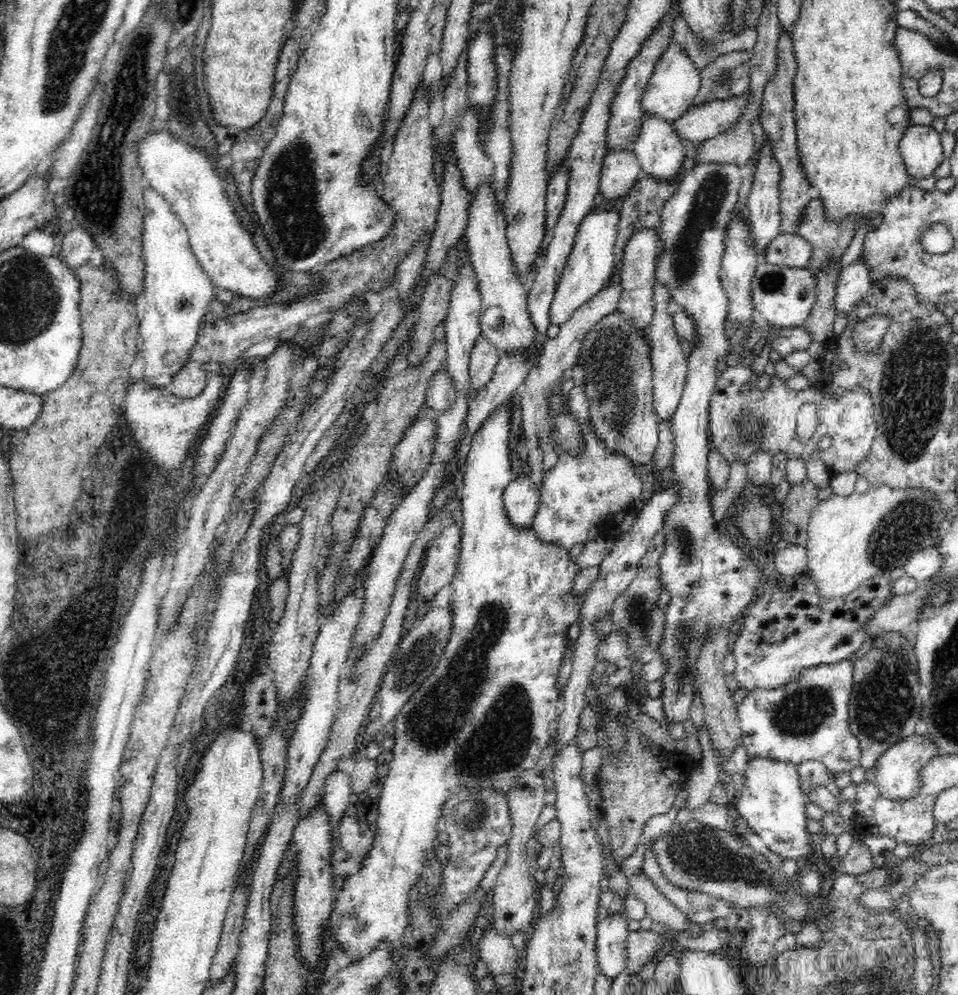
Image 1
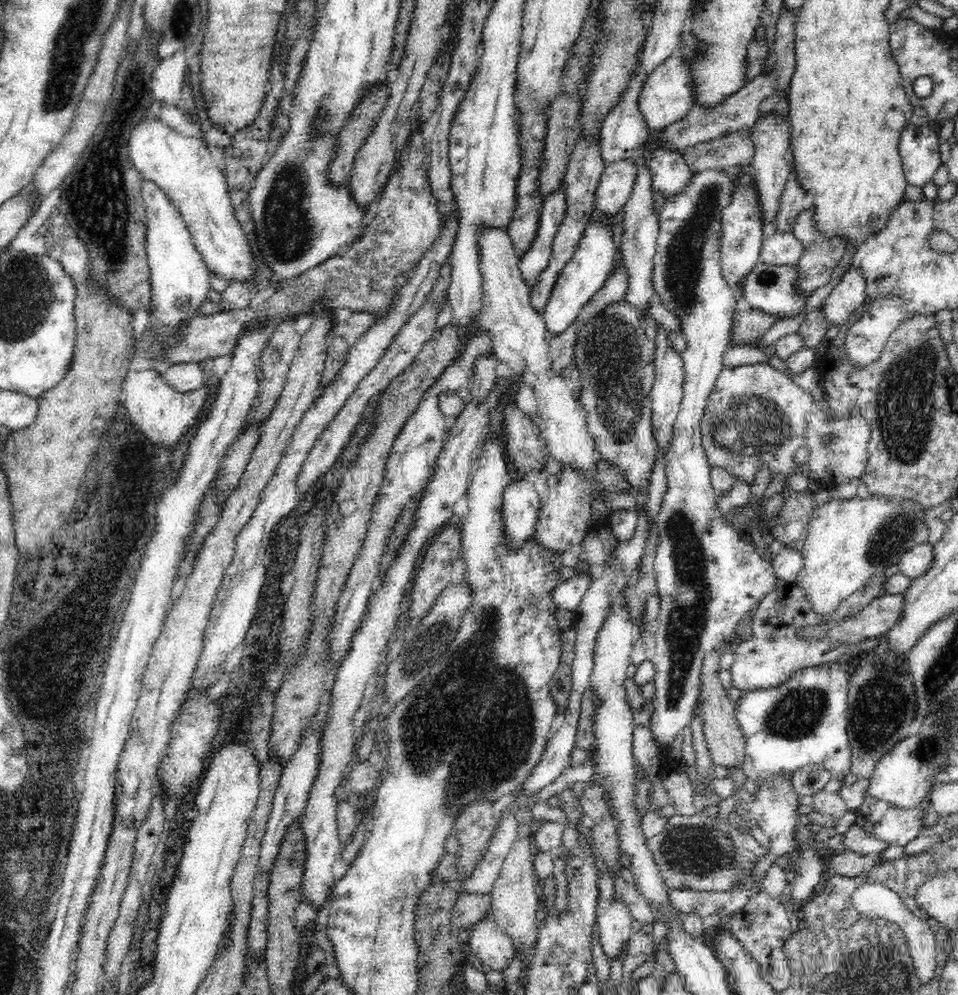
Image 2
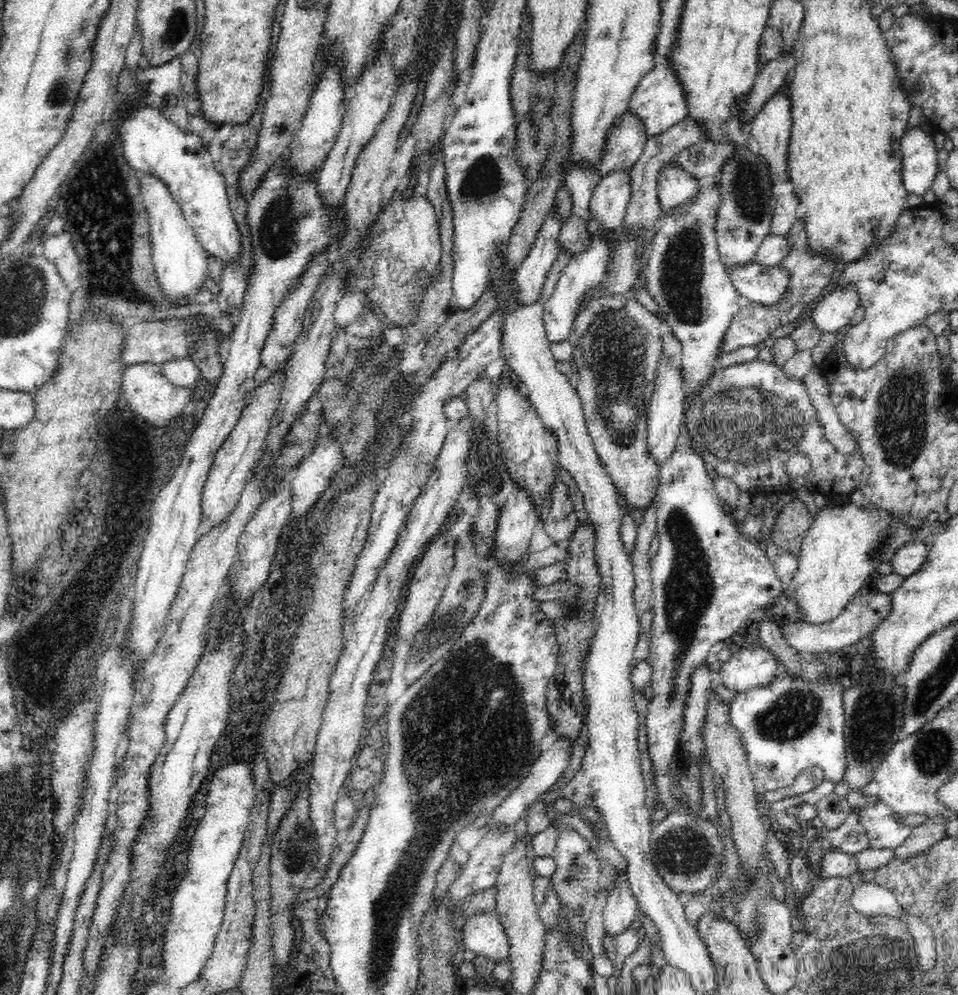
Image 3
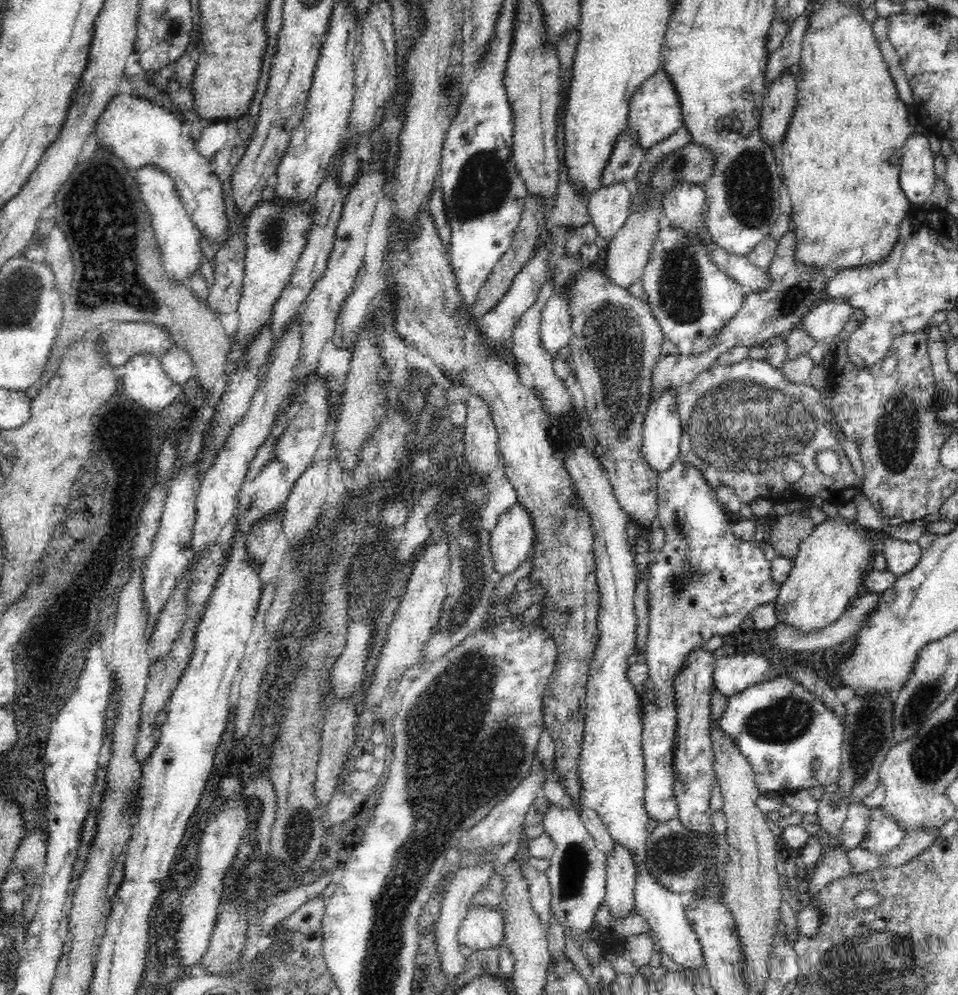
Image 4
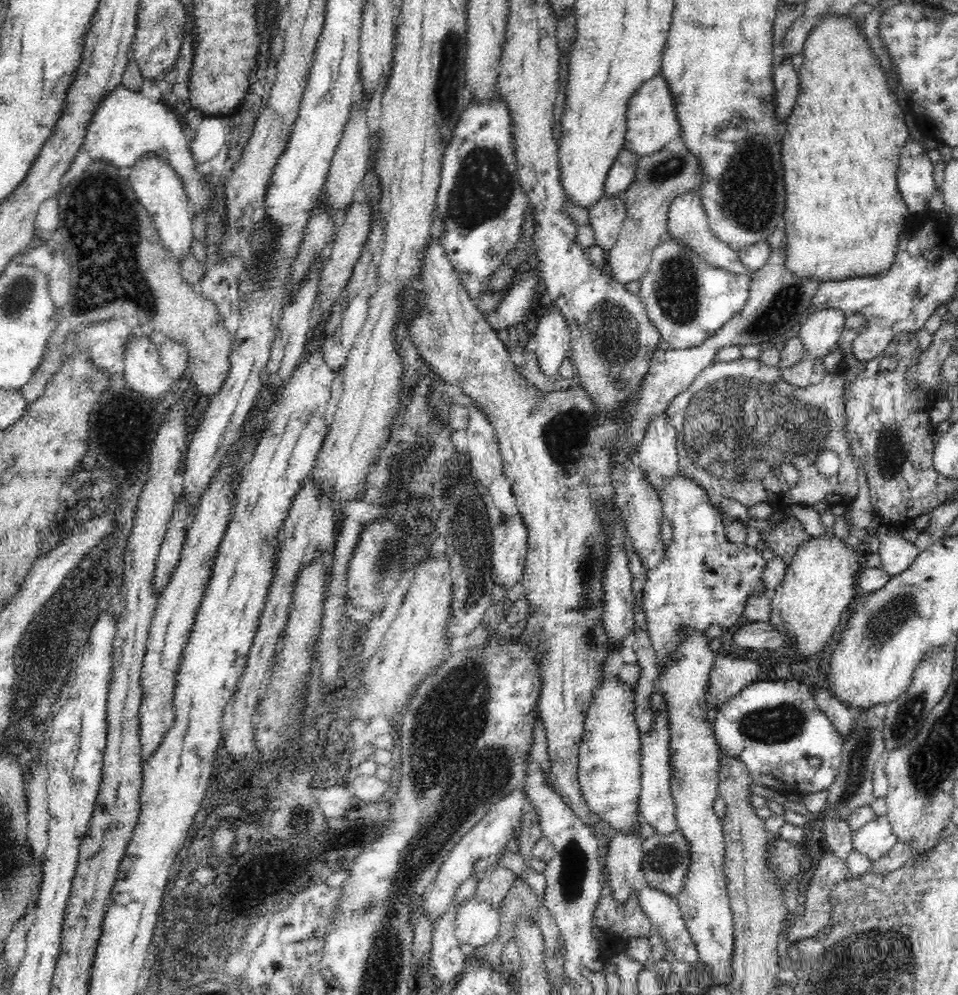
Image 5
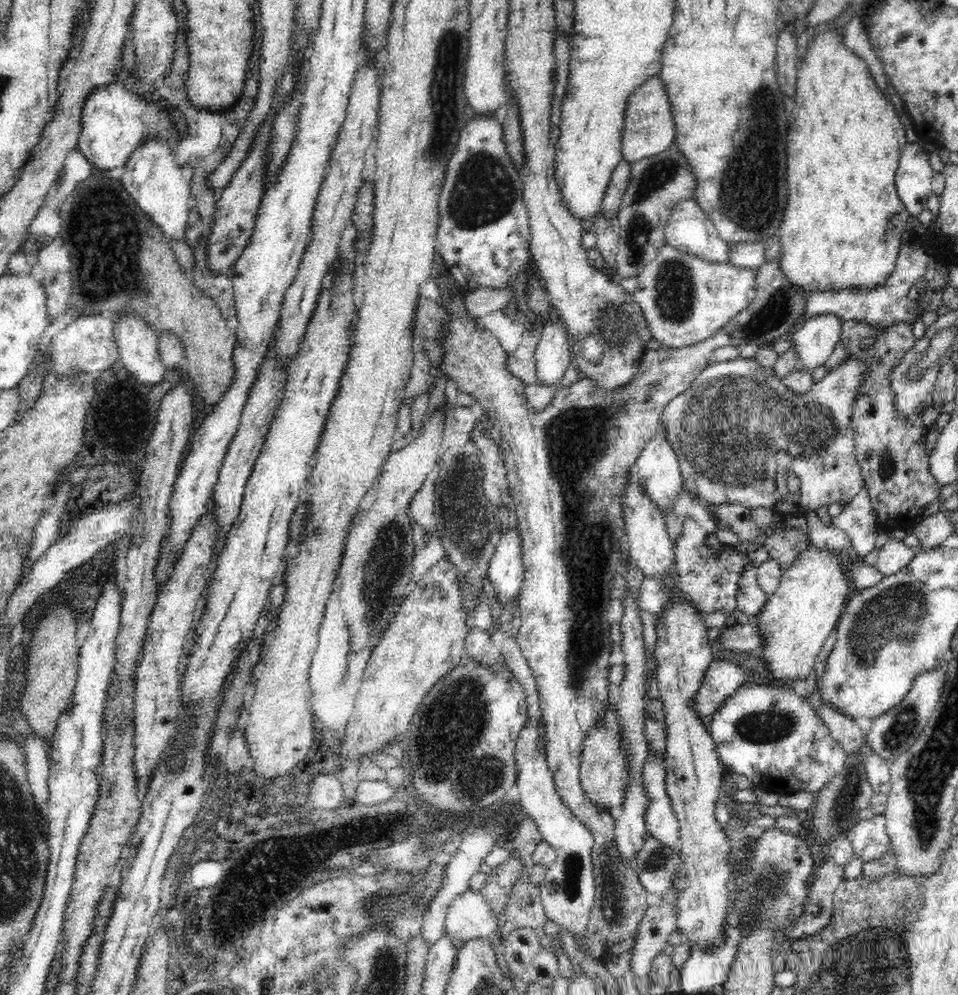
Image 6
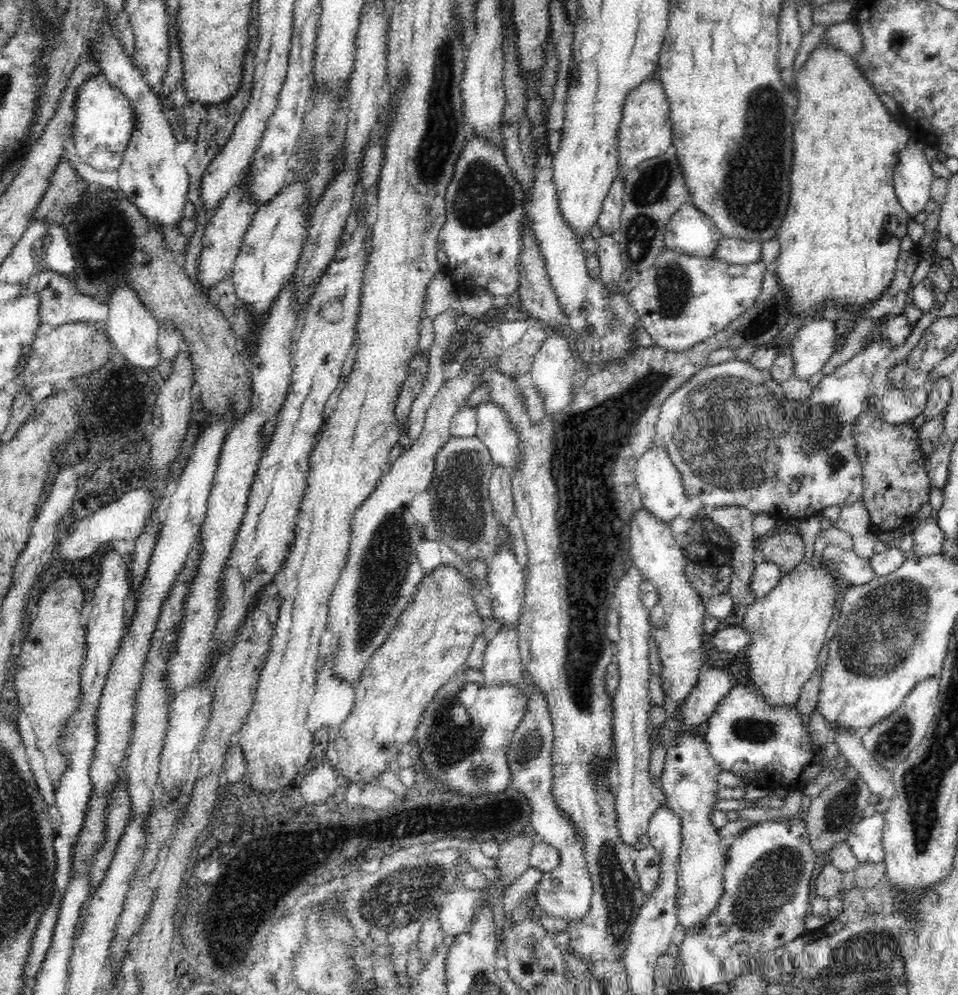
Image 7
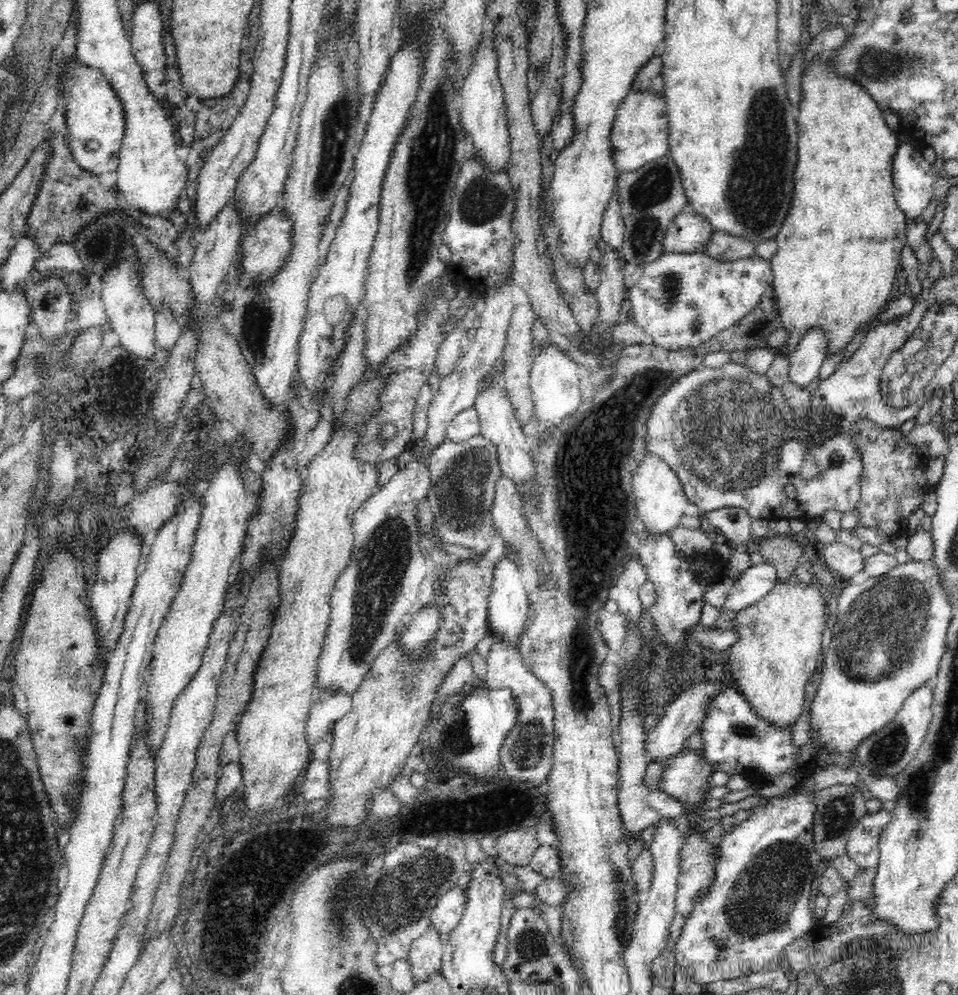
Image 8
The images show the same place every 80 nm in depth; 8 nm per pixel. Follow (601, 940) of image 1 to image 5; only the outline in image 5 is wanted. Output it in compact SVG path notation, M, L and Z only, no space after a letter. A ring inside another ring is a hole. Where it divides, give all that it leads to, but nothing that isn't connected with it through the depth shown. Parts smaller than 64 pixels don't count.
M640 829L627 833L614 833L610 841L607 866L612 885L612 897L625 903L632 892L634 876L641 870L642 835Z

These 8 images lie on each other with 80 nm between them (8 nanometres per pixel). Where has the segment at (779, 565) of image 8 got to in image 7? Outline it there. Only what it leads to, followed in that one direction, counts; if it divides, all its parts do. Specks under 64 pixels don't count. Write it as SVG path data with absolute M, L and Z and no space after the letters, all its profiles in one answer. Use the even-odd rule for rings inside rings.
M770 533L760 539L758 549L766 561L776 564L782 575L788 574L804 558L804 541L798 533Z

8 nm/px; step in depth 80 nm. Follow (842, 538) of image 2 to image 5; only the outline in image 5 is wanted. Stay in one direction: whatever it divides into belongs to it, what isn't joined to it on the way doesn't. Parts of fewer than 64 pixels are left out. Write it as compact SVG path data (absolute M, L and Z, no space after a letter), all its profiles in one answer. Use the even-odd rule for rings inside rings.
M831 532L802 542L787 565L782 584L772 594L769 623L789 638L789 645L781 648L782 658L790 656L786 660L794 662L794 656L804 660L823 650L840 627L840 616L847 613L858 573L864 566L852 545L842 543Z

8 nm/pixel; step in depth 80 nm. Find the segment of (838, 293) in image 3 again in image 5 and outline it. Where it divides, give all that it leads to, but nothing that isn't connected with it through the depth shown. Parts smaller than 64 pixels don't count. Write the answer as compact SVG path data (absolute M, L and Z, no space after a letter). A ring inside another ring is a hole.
M821 309L810 312L805 321L794 331L801 338L810 359L825 357L845 328L846 315L838 309Z

